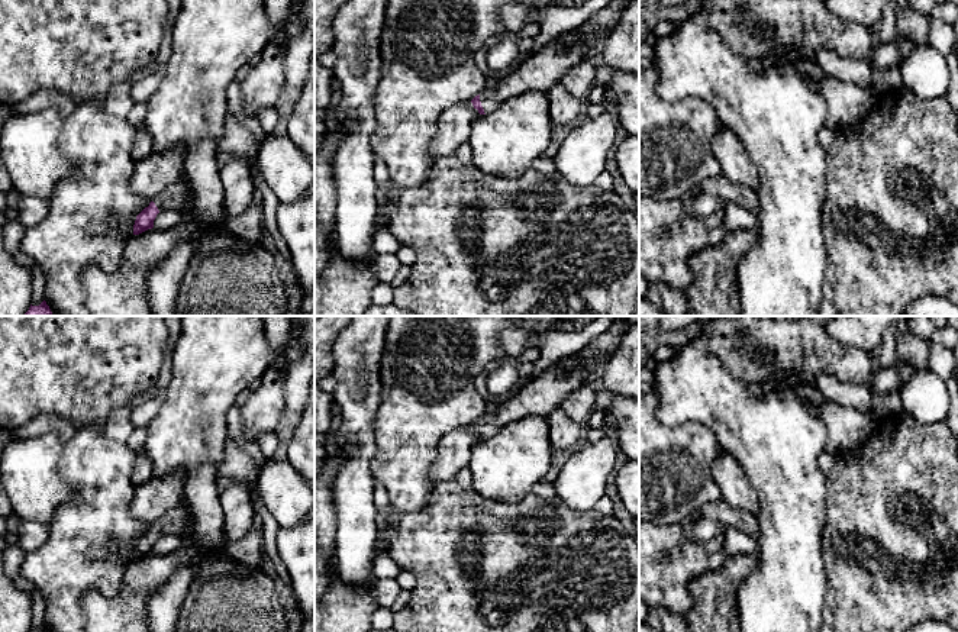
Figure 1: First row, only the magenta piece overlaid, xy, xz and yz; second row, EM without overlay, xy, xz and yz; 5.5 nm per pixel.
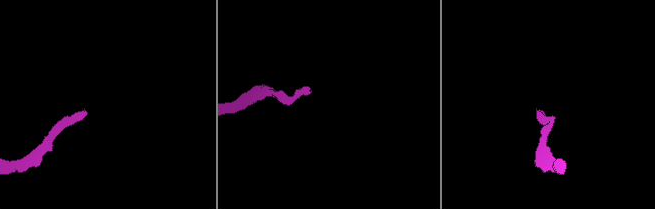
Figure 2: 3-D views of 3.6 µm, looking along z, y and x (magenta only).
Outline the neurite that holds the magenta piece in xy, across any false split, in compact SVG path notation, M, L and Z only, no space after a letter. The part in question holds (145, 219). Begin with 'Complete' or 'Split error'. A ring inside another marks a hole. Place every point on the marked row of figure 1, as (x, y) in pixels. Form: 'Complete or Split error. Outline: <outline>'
Split error. Outline: M180 178L175 184L171 184L164 191L152 199L148 207L145 207L135 220L133 235L139 235L154 228L157 215L162 210L172 209L186 212L188 209L190 190L187 184Z

